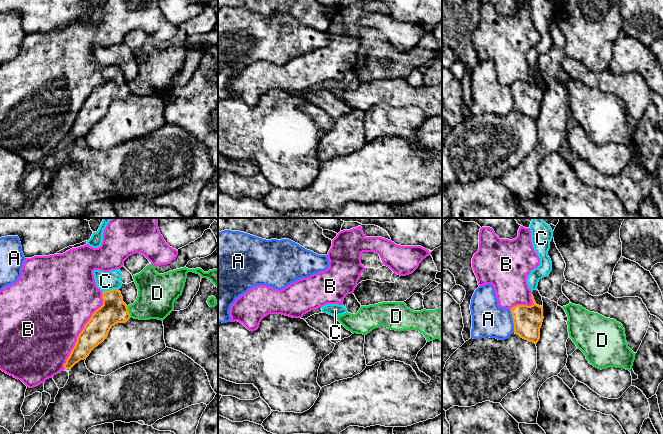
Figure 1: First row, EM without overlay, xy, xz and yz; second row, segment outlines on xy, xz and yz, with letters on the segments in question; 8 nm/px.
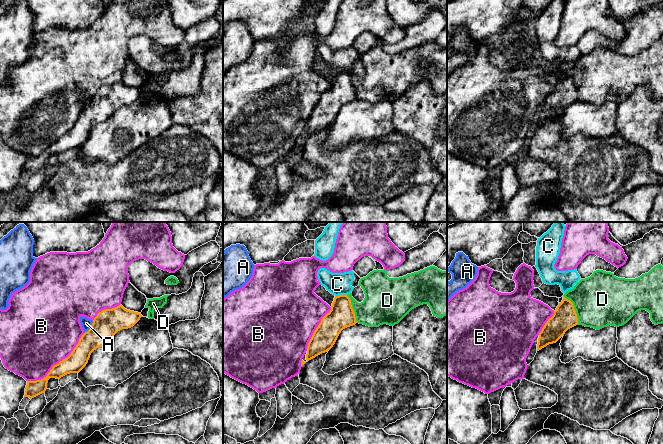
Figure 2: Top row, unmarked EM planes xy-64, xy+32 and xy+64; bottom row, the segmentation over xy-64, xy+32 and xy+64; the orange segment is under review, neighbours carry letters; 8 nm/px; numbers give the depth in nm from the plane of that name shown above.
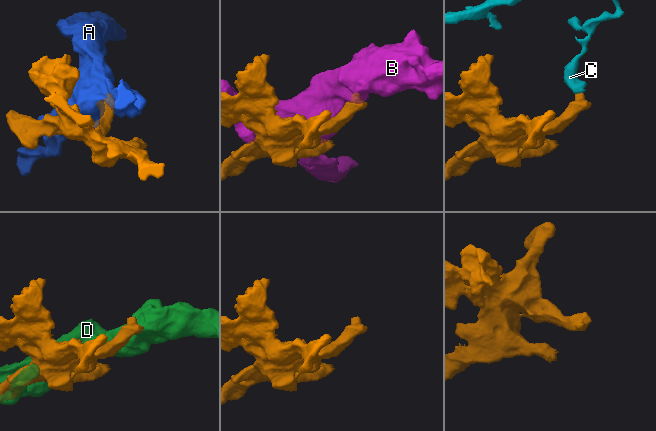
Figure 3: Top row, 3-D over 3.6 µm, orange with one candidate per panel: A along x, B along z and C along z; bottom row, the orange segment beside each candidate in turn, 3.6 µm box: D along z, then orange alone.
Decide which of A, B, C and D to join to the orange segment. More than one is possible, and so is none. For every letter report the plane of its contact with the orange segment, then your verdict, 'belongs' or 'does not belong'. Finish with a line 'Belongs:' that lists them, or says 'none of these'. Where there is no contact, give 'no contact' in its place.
A: contact in yz; does not belong
B: contact in xy; does not belong
C: contact in xy; does not belong
D: contact in xy; does not belong
Belongs: none of these

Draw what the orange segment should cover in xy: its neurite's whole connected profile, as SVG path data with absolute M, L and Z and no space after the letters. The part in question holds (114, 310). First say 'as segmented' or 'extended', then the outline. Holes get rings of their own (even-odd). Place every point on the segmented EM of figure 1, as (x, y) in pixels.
as segmented | M119 290L103 292L102 299L103 305L92 314L77 337L75 346L64 364L66 370L86 359L91 351L107 338L112 326L130 319L127 305L123 302Z

